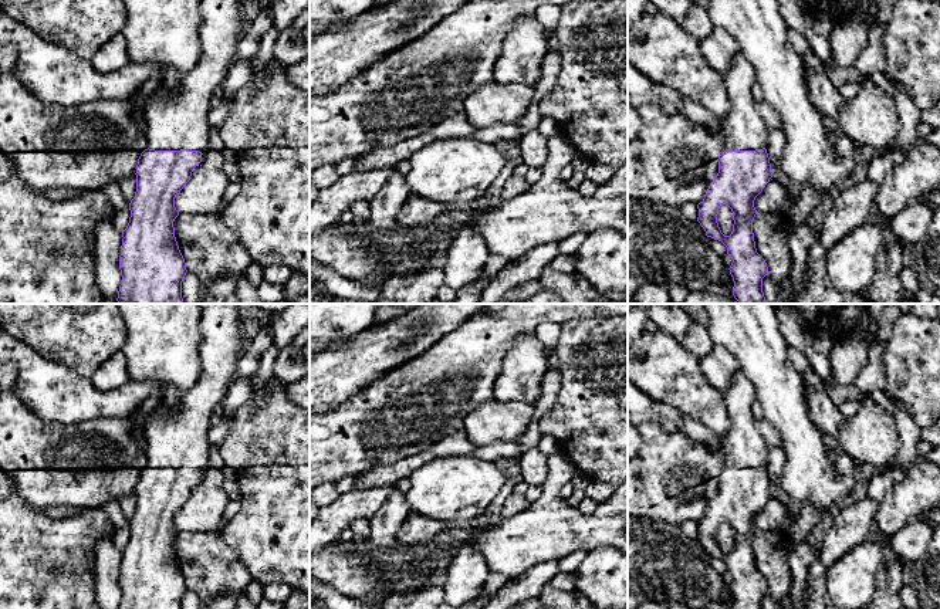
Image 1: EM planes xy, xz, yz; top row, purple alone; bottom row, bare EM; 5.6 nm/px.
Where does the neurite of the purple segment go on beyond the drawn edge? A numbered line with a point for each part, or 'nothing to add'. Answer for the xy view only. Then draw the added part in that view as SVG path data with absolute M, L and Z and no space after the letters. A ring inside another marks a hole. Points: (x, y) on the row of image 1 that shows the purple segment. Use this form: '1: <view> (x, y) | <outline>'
1: xy (176, 114) | M202 0L200 57L187 74L165 70L163 85L145 108L148 148L155 150L209 149L210 101L236 61L246 31L240 0Z

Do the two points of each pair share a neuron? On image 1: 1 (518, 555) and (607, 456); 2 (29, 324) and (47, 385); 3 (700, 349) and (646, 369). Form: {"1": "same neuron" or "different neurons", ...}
{"1": "different neurons", "2": "different neurons", "3": "different neurons"}

